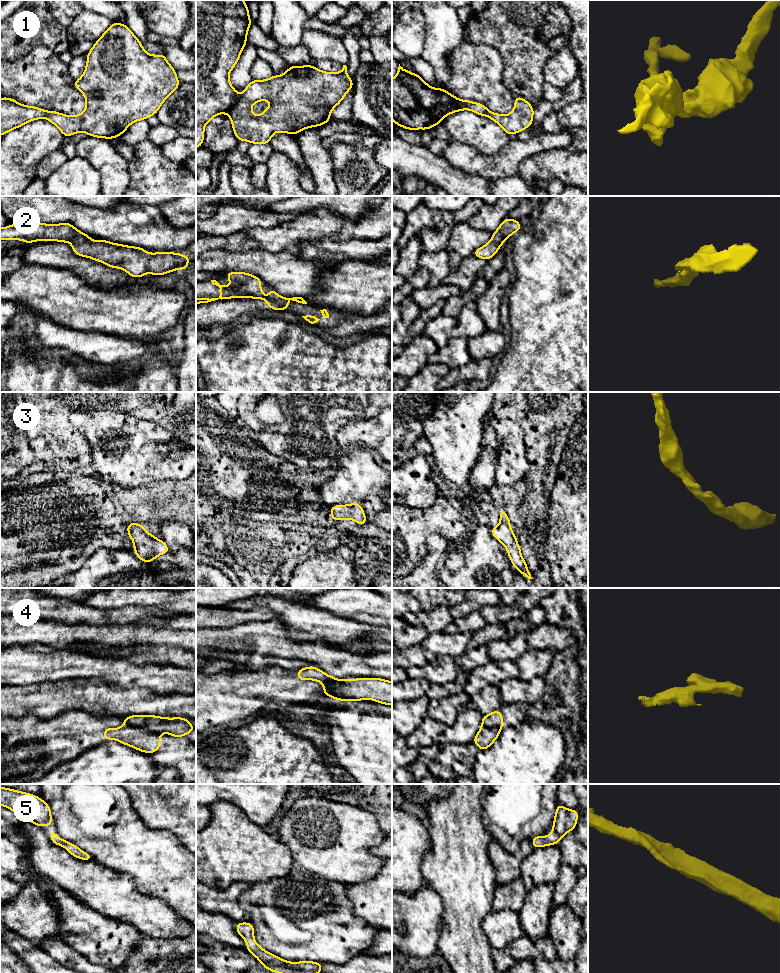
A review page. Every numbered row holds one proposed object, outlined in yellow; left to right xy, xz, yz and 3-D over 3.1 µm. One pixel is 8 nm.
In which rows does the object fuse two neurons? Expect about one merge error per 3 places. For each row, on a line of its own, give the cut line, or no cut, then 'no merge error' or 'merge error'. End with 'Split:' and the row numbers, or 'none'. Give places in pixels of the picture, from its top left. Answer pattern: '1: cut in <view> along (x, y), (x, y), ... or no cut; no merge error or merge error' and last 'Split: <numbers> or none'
1: cut in xz along (240, 98), (226, 112); merge error
2: no cut; no merge error
3: no cut; no merge error
4: cut in xy along (124, 719), (133, 725), (144, 725), (159, 732); merge error
5: no cut; no merge error
Split: 1, 4

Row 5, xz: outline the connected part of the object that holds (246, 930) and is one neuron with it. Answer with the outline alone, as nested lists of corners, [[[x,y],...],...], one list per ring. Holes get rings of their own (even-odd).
[[[236,922],[236,932],[244,938],[247,951],[254,955],[266,969],[275,973],[321,973],[322,963],[312,961],[288,962],[265,951],[255,943],[254,926],[250,922]]]

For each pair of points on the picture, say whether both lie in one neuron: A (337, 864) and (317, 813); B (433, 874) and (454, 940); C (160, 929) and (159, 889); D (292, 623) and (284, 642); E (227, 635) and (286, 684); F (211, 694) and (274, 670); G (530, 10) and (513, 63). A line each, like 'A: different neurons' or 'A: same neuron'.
A: same neuron
B: same neuron
C: different neurons
D: different neurons
E: different neurons
F: same neuron
G: same neuron

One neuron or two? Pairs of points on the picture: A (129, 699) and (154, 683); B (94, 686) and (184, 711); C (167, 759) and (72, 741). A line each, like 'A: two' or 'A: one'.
A: two
B: one
C: one

